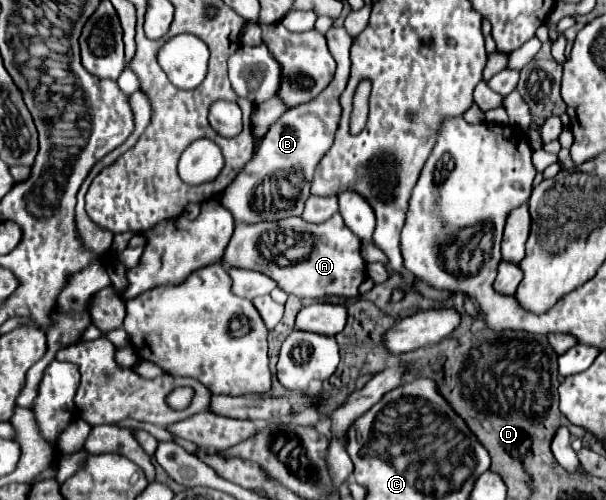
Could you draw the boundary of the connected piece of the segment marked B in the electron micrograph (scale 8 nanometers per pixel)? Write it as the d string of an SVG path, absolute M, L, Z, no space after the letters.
M331 27L325 33L327 47L337 61L337 73L329 87L315 97L313 101L299 105L297 109L285 111L275 125L267 131L259 143L253 159L237 175L237 179L223 191L221 205L229 209L235 217L235 223L259 223L259 221L279 221L291 215L301 215L307 197L311 195L311 181L315 169L323 155L329 151L335 139L335 131L341 121L341 103L339 97L349 81L349 49L351 37L343 27Z

